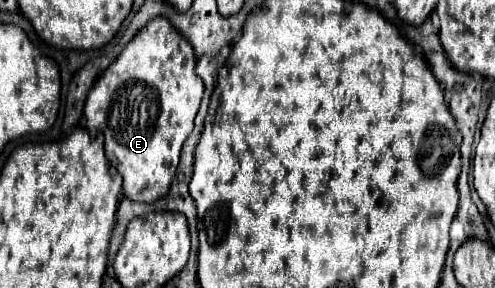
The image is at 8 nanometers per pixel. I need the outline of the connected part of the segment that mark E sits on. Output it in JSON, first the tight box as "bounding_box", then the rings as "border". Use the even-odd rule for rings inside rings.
{"bounding_box":[85,16,205,202],"border":[[[157,16],[137,32],[137,36],[123,48],[123,52],[99,76],[87,94],[85,128],[93,134],[103,132],[105,154],[123,176],[123,194],[129,200],[155,202],[169,192],[171,180],[177,172],[181,146],[193,132],[193,120],[205,90],[203,80],[195,74],[195,64],[197,58],[189,42],[171,26],[167,18]]]}

